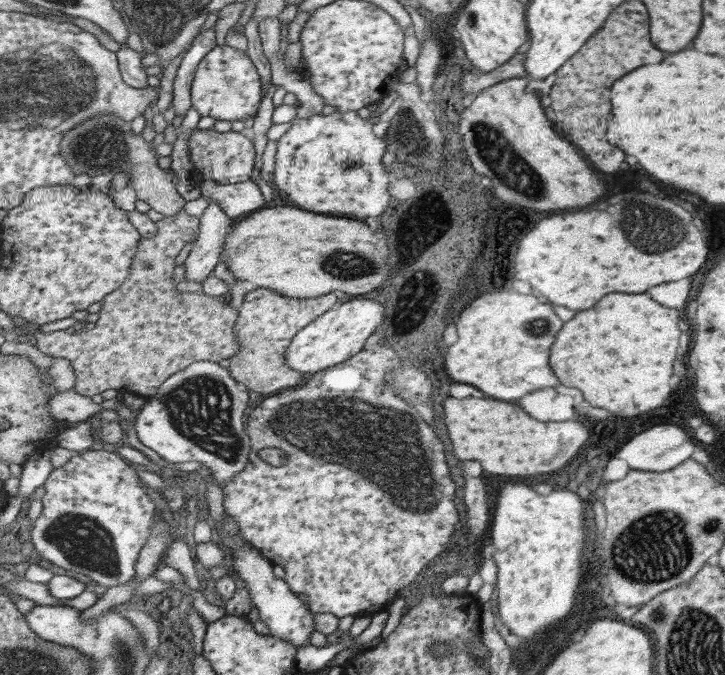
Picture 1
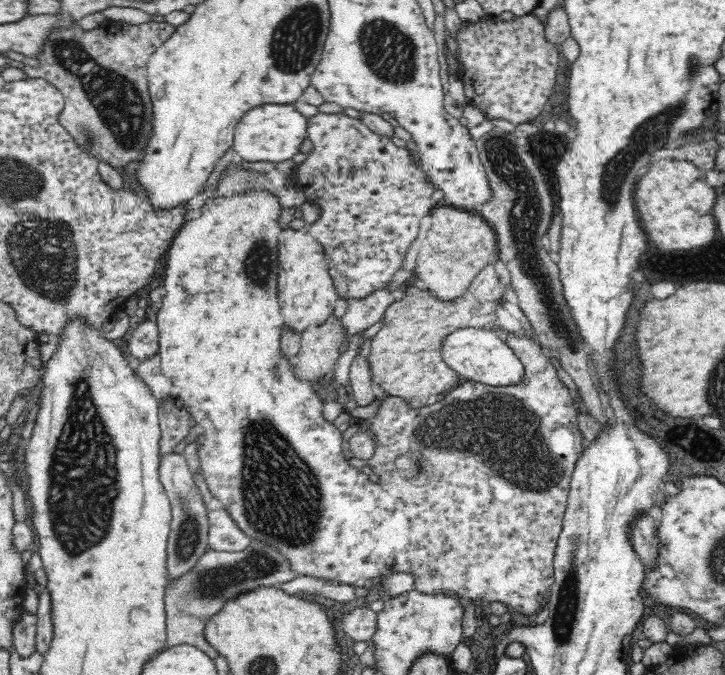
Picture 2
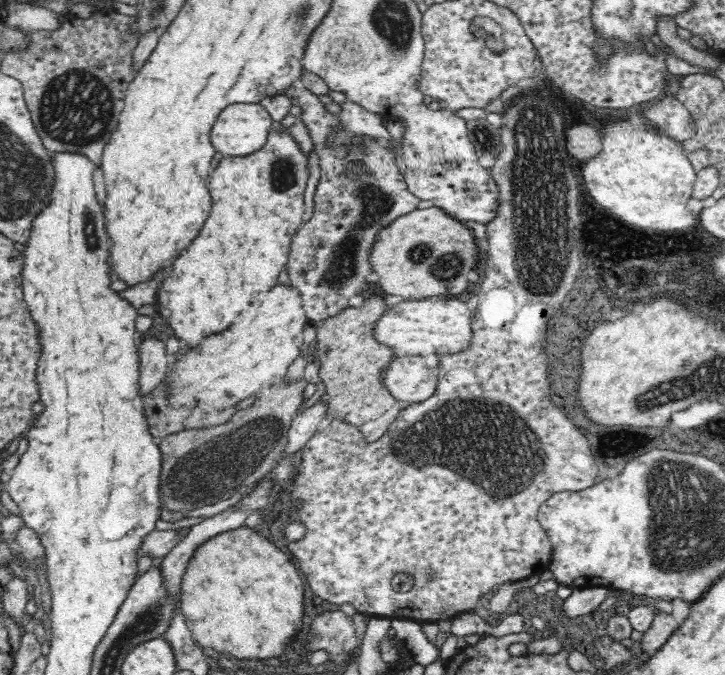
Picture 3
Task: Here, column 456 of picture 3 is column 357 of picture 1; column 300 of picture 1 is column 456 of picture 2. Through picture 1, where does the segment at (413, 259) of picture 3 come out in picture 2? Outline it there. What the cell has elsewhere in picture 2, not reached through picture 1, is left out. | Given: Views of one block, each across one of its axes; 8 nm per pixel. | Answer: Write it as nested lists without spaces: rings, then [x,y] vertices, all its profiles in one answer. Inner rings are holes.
[[[442,204],[432,210],[432,228],[418,250],[414,272],[418,274],[420,280],[426,282],[428,290],[432,290],[438,298],[456,300],[466,294],[476,274],[480,274],[480,270],[486,264],[496,260],[498,260],[498,240],[488,220],[476,216],[476,210],[462,210],[450,204],[446,206]]]

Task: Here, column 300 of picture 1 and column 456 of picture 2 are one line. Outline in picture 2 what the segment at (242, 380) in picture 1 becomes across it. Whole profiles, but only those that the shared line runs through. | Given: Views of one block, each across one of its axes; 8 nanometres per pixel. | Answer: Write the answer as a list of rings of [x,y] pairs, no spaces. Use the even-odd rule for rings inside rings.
[[[488,264],[478,278],[472,282],[472,286],[466,290],[464,296],[456,300],[442,300],[438,298],[432,290],[420,290],[416,286],[406,288],[406,298],[402,302],[394,302],[384,320],[384,328],[378,332],[378,336],[372,342],[372,374],[374,374],[374,384],[382,390],[382,394],[388,394],[392,398],[404,398],[410,402],[414,410],[420,410],[422,406],[428,406],[430,396],[446,394],[454,390],[460,382],[464,382],[462,374],[456,372],[446,364],[444,358],[444,346],[450,336],[454,336],[458,330],[498,330],[496,326],[496,308],[504,302],[504,294],[508,294],[510,286],[504,286],[500,280],[496,268]]]

